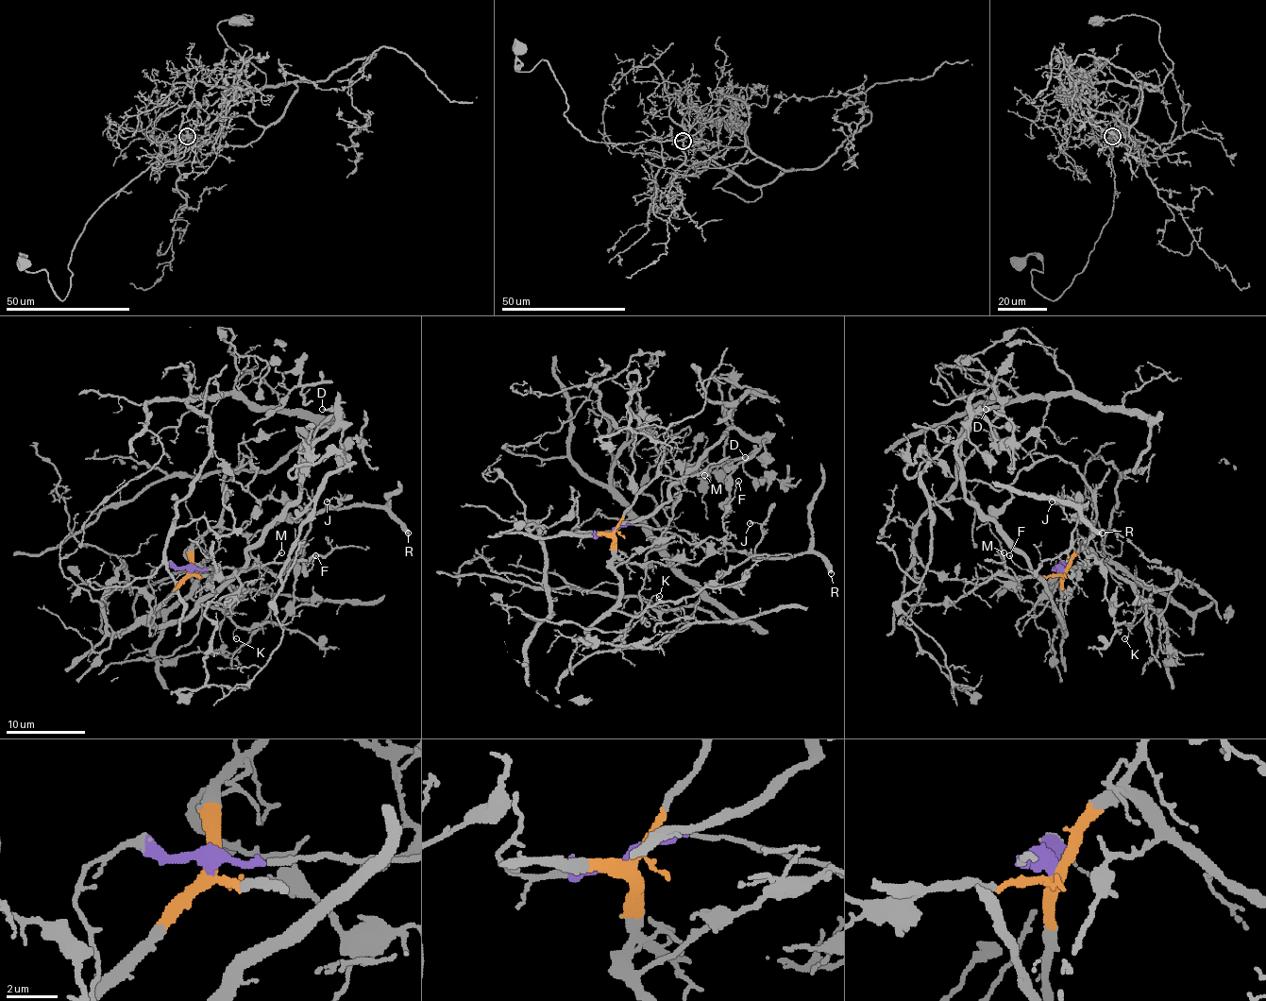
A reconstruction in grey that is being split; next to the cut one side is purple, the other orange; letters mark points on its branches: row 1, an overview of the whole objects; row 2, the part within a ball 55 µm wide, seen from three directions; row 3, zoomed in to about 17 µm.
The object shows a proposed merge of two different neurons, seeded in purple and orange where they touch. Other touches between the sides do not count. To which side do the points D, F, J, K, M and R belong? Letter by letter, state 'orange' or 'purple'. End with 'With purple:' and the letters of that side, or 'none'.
D: orange
F: purple
J: purple
K: orange
M: orange
R: purple
With purple: F, J, R

